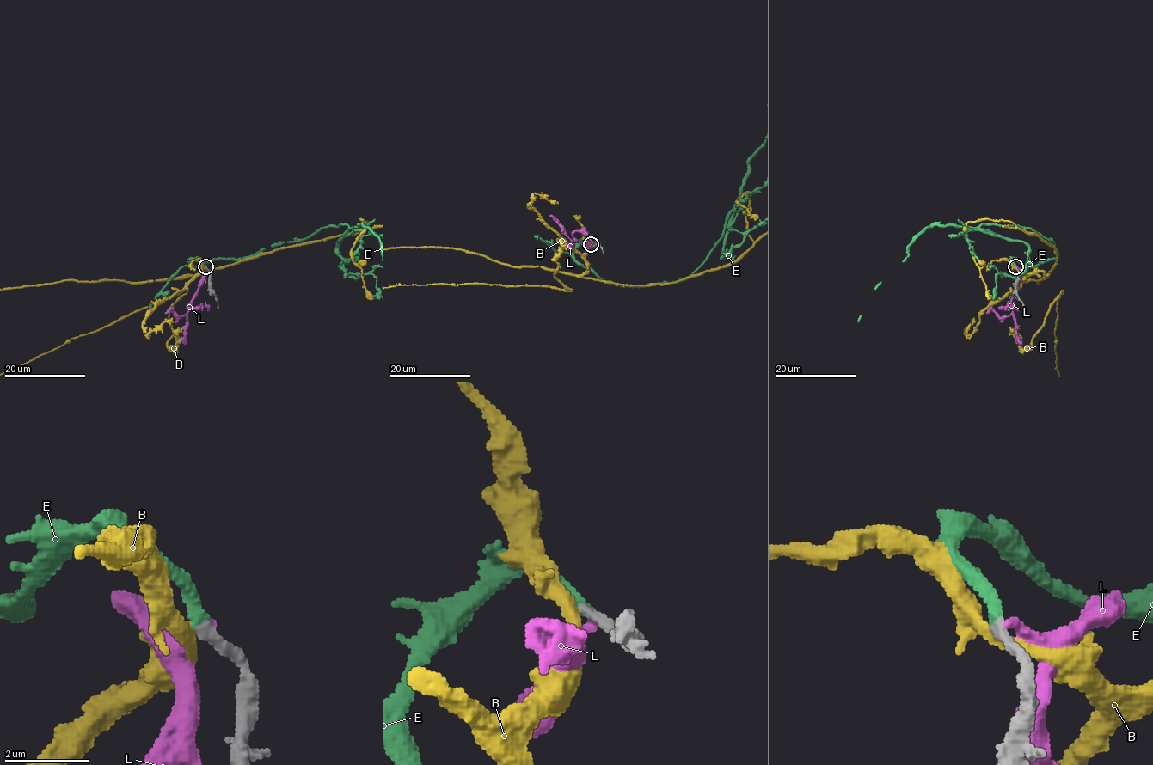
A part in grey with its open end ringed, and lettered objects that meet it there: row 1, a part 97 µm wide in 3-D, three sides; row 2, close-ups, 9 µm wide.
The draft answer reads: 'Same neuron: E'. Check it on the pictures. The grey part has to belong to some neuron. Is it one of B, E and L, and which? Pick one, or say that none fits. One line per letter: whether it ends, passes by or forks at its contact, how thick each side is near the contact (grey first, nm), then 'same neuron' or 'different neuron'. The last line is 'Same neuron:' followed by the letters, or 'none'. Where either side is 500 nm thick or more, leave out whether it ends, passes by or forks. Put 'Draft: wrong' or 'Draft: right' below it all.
B: it passes by; calibres 280 and 320 nm; different neuron
E: it ends; calibres 280 and 320 nm; same neuron
L: it ends; calibres 320 and 220 nm; different neuron
Same neuron: E
Draft: right

